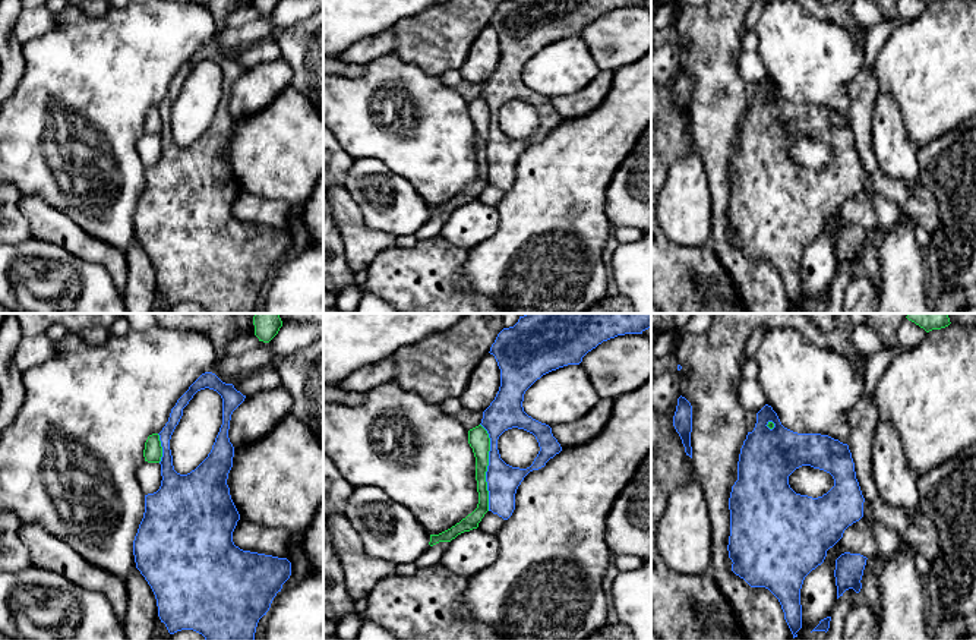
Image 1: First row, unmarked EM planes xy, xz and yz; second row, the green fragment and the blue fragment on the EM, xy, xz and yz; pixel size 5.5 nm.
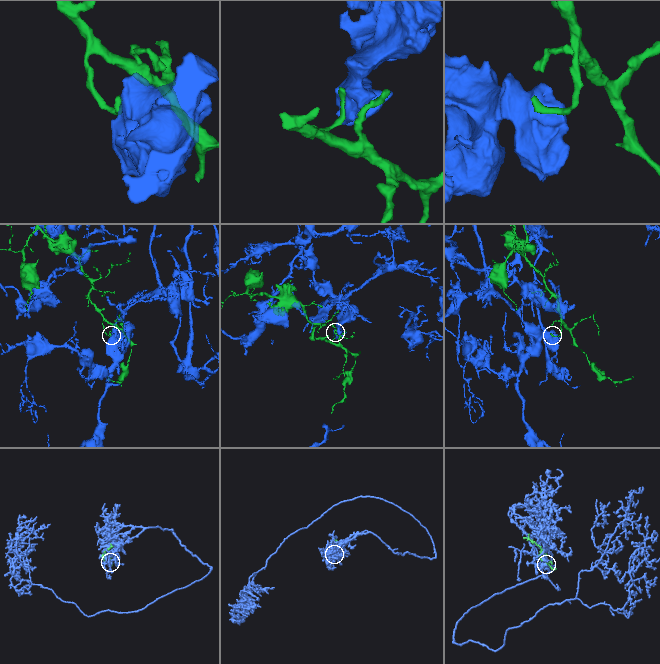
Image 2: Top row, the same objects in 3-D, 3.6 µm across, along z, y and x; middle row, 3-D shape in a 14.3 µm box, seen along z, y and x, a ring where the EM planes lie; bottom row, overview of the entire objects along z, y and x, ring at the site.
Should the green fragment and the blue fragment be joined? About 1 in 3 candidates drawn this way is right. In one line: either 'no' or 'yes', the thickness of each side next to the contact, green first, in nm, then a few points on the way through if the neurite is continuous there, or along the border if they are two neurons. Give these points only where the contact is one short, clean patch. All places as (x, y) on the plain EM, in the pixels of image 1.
no; 120 nm thick on the green side, 180 nm on the other

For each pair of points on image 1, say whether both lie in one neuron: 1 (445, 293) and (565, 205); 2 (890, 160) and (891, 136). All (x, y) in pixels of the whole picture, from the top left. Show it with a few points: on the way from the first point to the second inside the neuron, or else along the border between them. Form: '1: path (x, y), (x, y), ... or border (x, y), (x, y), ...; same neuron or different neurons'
1: border (467, 249), (463, 278), (474, 292), (489, 298); different neurons
2: path (891, 154), (891, 142); same neuron

